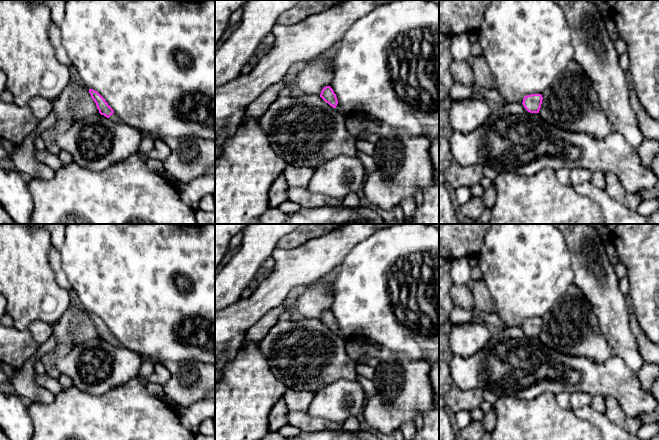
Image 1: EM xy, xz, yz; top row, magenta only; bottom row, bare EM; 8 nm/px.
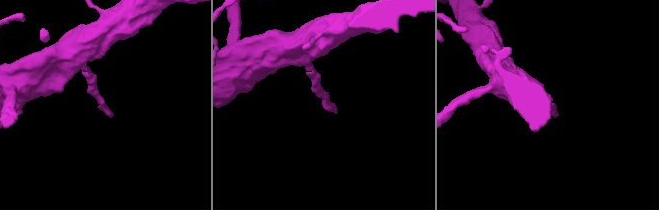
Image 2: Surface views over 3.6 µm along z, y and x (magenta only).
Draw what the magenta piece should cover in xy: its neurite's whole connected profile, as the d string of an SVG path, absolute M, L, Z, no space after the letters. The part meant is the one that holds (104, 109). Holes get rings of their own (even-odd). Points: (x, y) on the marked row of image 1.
M89 89L89 93L96 103L97 109L101 115L104 115L113 122L123 123L123 121L118 117L118 115L113 111L113 109L97 91Z

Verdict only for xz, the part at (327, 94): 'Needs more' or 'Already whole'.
Needs more

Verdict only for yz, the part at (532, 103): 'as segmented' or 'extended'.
as segmented

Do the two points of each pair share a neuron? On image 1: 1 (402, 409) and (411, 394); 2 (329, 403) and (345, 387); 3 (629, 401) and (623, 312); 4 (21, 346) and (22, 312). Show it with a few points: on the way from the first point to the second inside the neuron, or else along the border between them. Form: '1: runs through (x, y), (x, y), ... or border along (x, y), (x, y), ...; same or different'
1: runs through (402, 405), (407, 398); same
2: runs through (333, 399), (341, 391); same
3: border along (612, 353), (619, 356), (637, 374); different
4: border along (13, 326), (20, 330), (26, 330); different

